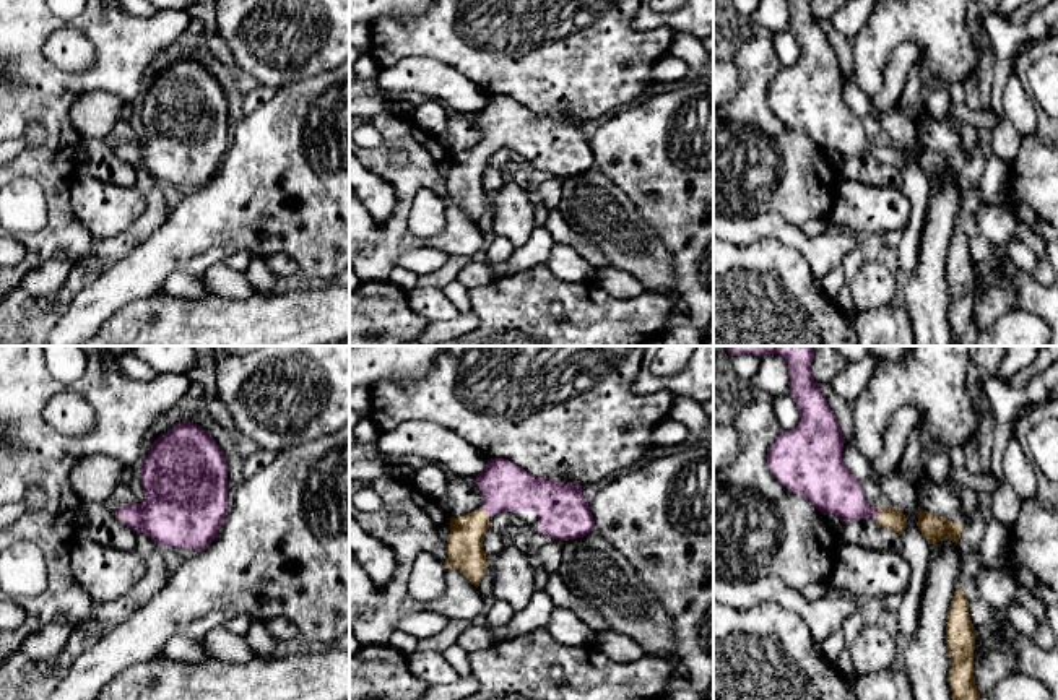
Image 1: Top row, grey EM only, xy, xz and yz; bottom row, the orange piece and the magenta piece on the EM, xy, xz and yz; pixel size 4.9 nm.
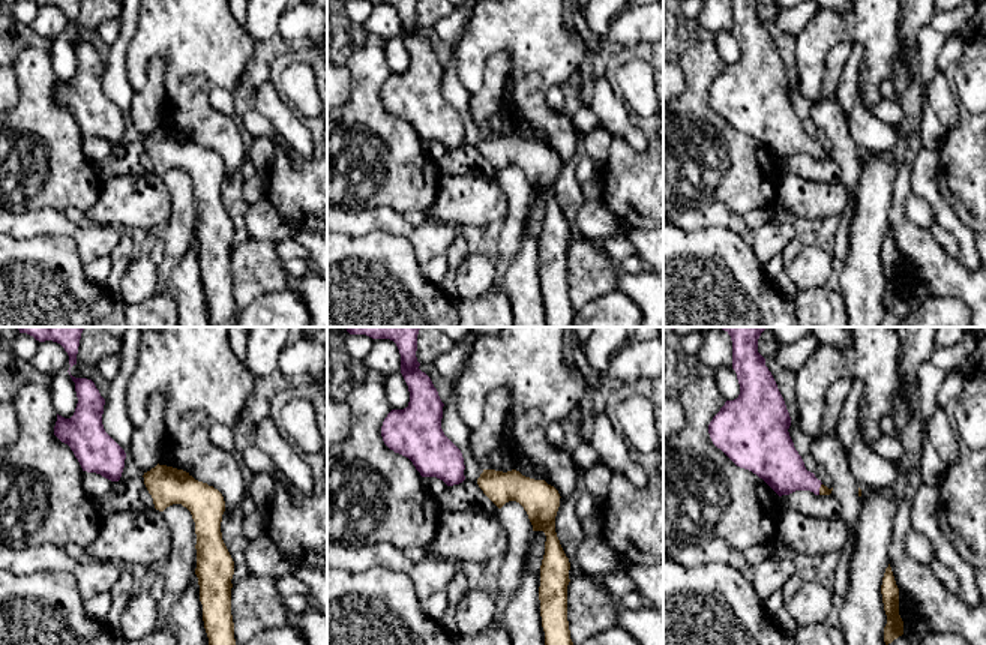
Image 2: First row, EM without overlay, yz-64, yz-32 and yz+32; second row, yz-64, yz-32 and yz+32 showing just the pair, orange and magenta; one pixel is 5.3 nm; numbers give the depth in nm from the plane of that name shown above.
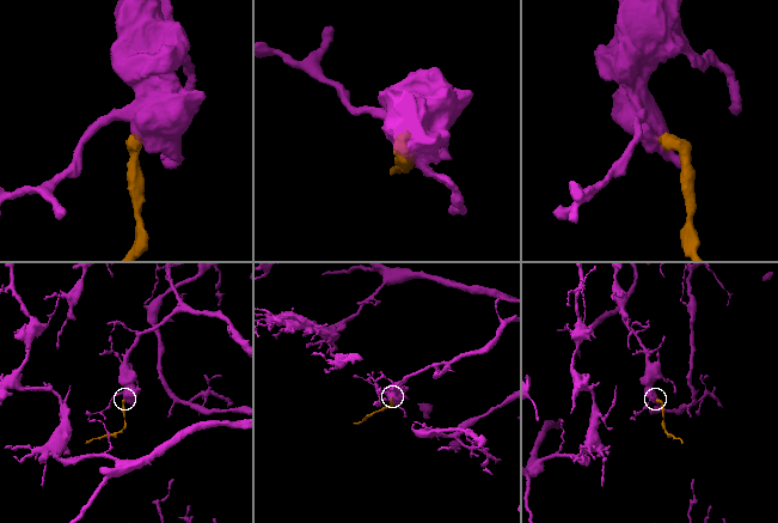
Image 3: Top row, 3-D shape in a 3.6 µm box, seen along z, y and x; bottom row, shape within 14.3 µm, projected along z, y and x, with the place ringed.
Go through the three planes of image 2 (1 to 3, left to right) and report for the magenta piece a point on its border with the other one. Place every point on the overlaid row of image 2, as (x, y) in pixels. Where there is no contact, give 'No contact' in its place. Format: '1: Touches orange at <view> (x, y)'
1: No contact
2: No contact
3: Touches orange at yz+32 (820, 489)

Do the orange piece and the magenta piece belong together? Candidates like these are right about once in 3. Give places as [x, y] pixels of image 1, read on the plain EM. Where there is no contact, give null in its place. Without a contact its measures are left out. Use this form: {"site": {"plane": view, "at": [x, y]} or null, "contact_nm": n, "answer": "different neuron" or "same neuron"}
{"site": {"plane": "yz", "at": [880, 150]}, "contact_nm": 60, "answer": "same neuron"}

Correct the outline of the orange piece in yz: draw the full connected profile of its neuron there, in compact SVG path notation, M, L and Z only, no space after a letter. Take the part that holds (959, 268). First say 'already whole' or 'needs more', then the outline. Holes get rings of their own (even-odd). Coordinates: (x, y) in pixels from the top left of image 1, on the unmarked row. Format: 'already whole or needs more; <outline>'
already whole; M960 223L951 237L946 276L951 294L949 322L952 339L960 346L973 346L980 328L973 313L975 263L969 250L969 237Z

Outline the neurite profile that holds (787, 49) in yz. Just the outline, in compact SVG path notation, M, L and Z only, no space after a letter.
M791 29L770 34L777 57L783 67L791 67L800 58L800 47Z

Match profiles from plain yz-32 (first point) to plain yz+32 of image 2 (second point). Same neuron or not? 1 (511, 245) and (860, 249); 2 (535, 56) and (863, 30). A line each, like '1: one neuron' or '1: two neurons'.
1: two neurons
2: one neuron

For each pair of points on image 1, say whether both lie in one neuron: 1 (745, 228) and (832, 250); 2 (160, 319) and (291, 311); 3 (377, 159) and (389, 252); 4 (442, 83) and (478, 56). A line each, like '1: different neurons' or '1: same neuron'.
1: same neuron
2: same neuron
3: same neuron
4: different neurons

